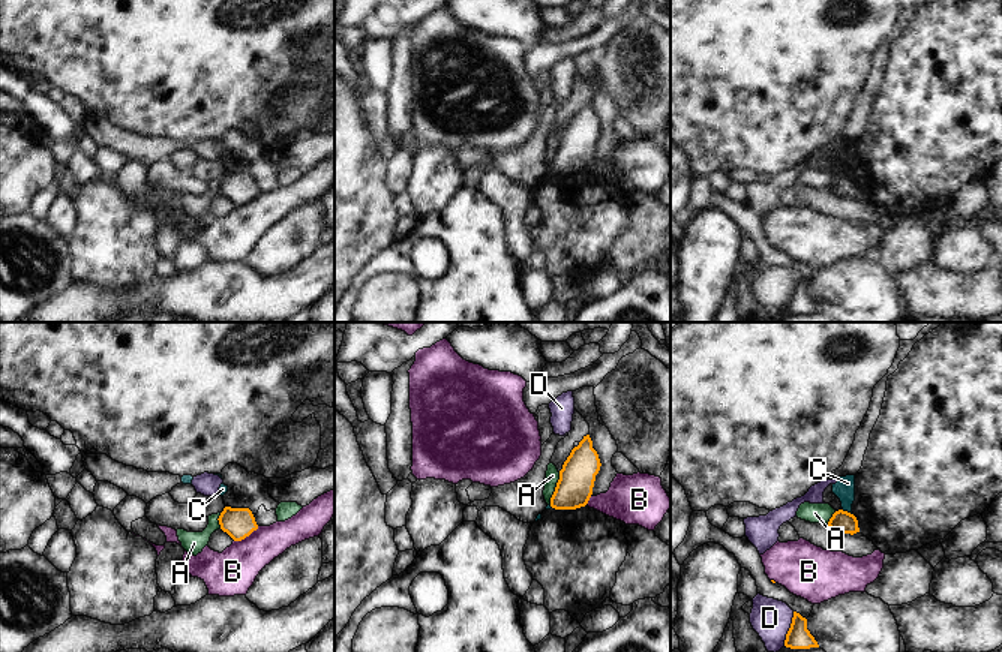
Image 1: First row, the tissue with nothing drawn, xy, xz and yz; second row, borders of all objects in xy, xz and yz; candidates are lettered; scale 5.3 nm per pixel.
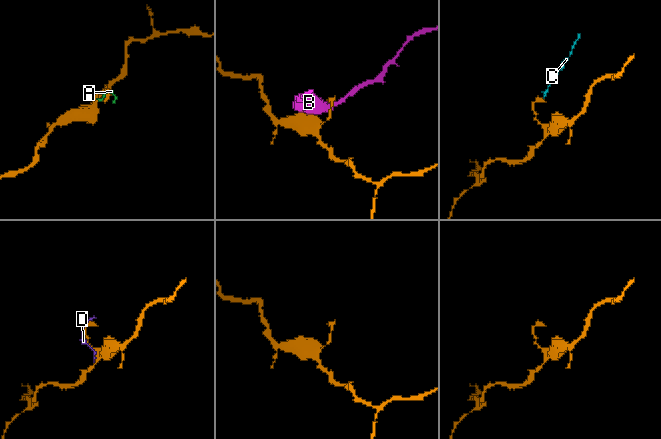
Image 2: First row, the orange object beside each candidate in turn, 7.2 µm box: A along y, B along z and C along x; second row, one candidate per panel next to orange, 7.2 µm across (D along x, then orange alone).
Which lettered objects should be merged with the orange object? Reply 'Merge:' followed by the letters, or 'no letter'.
Merge: no letter

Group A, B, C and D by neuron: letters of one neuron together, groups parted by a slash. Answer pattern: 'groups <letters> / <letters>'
groups A / B / C D

